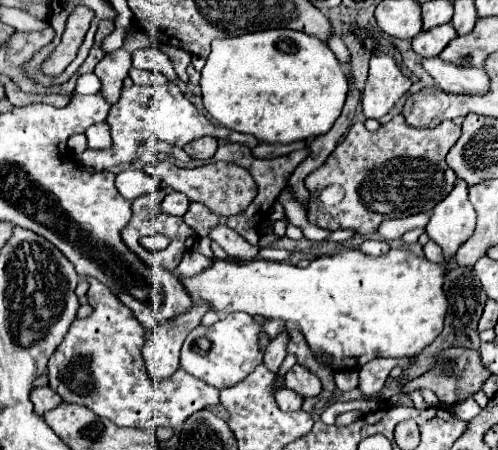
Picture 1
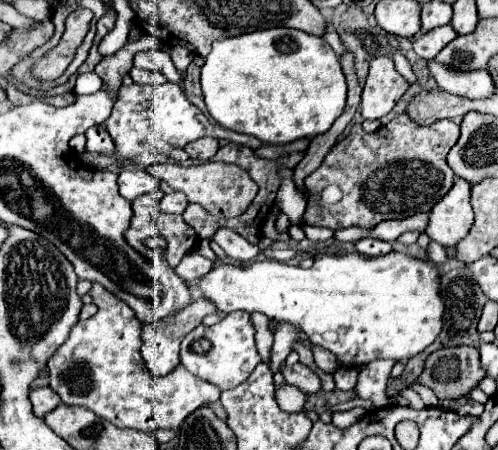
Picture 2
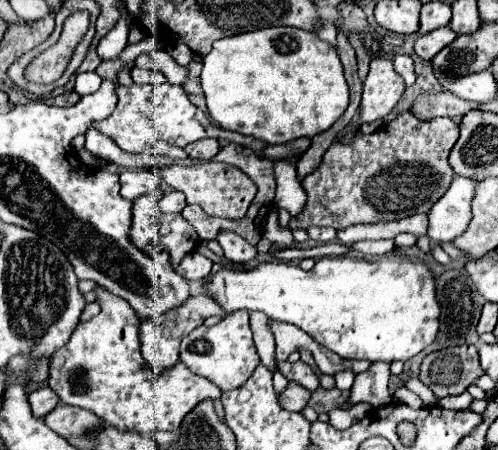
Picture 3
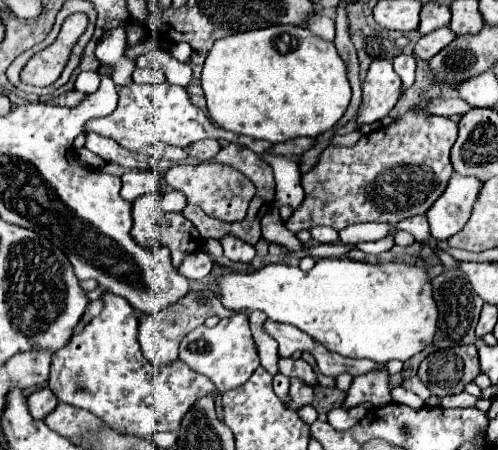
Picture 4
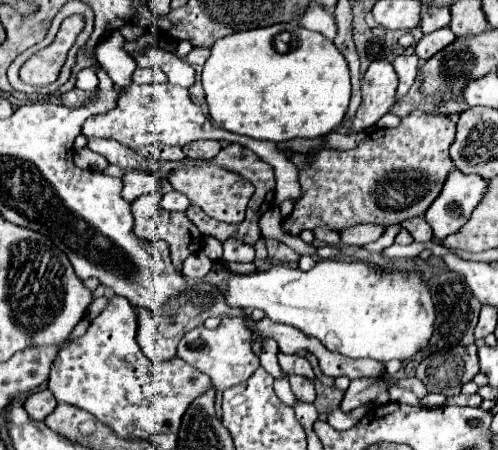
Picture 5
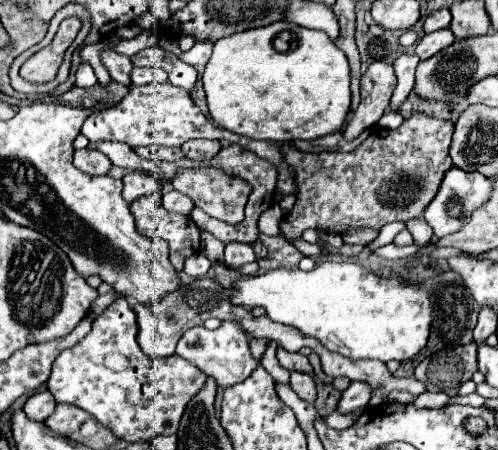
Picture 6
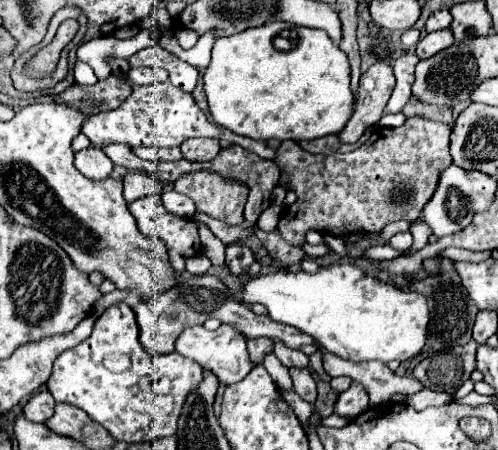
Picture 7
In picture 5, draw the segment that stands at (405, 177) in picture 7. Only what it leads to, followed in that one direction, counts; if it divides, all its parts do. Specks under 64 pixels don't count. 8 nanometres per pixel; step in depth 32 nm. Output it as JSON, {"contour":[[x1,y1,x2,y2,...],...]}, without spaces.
{"contour":[[420,110,402,118,396,128,372,130,354,150,320,150,318,154,290,152,288,160,298,166,302,196,282,228,300,236,302,230,330,228,342,232,358,224,394,224,422,216,454,168,448,148,456,134,450,118,430,116]]}

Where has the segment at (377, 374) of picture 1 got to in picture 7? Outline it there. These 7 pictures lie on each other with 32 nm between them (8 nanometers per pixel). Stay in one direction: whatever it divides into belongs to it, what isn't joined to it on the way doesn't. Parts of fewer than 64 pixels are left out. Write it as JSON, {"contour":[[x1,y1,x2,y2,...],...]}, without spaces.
{"contour":[[356,382,346,392,342,392,334,404,334,412,340,416,358,416,366,408,368,408,368,394]]}

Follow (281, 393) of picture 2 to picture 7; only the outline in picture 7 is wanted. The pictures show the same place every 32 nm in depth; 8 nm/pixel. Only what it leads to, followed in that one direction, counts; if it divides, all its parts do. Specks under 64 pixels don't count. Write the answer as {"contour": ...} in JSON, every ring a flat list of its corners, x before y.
{"contour":[[290,368,290,376,294,382,294,392,306,400,306,402,316,402,316,382,306,368]]}

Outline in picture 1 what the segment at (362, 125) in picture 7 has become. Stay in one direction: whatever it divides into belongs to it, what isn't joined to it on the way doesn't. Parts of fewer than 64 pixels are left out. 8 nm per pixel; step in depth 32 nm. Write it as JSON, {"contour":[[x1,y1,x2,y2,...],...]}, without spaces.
{"contour":[[376,56,370,60,370,74,362,92,362,112,366,118,382,118,408,92,412,82,398,70,394,58]]}

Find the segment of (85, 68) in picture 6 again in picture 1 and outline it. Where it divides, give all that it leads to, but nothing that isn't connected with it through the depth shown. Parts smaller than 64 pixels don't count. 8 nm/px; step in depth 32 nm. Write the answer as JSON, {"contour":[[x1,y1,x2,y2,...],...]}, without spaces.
{"contour":[[92,72,92,74,82,74,78,78,78,84,76,84,76,94,96,94,100,90,100,78]]}

